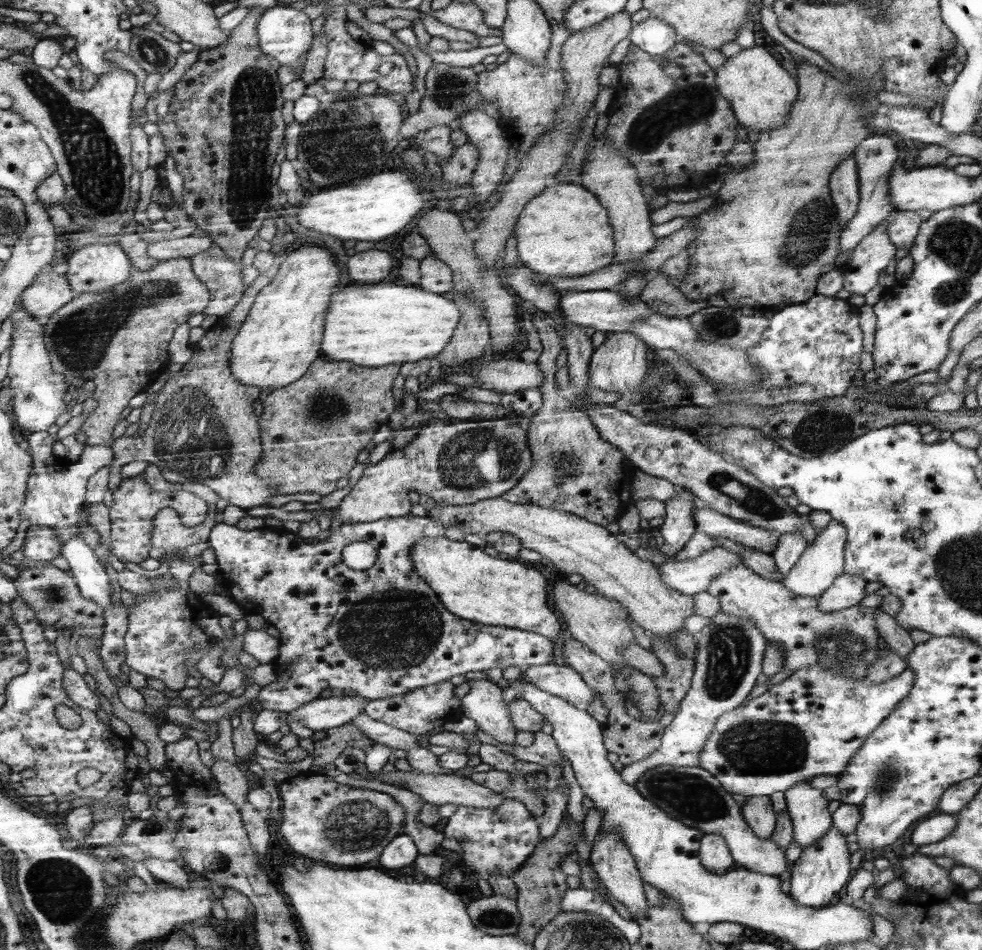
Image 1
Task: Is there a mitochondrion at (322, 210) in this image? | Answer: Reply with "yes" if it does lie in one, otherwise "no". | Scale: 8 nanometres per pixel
no

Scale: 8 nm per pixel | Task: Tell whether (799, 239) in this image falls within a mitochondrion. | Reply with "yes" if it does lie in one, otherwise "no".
yes

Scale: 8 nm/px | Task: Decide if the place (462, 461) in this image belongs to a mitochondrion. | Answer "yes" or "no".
yes

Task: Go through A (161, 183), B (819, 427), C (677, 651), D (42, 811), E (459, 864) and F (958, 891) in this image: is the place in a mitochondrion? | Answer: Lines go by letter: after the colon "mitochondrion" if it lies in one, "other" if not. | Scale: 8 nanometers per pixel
A: other
B: mitochondrion
C: mitochondrion
D: other
E: other
F: other

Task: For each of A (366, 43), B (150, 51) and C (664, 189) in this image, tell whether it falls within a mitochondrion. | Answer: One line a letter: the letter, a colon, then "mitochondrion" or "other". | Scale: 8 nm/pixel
A: other
B: mitochondrion
C: other

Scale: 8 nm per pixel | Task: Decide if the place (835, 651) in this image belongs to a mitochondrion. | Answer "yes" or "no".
yes

